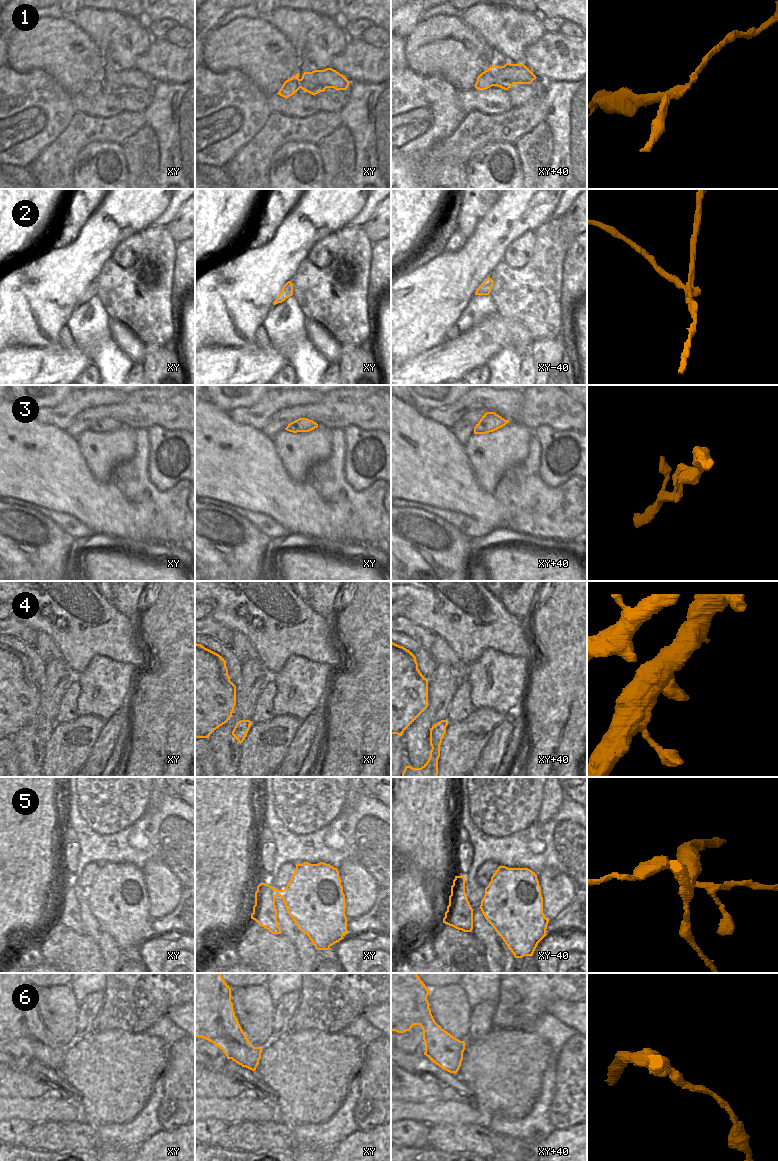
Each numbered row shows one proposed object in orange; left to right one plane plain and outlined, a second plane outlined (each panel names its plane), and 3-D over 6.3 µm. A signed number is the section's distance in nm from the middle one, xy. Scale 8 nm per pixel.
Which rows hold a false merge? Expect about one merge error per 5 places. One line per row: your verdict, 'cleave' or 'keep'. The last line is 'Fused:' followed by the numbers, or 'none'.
1: cleave
2: cleave
3: keep
4: keep
5: cleave
6: keep
Fused: 1, 2, 5

